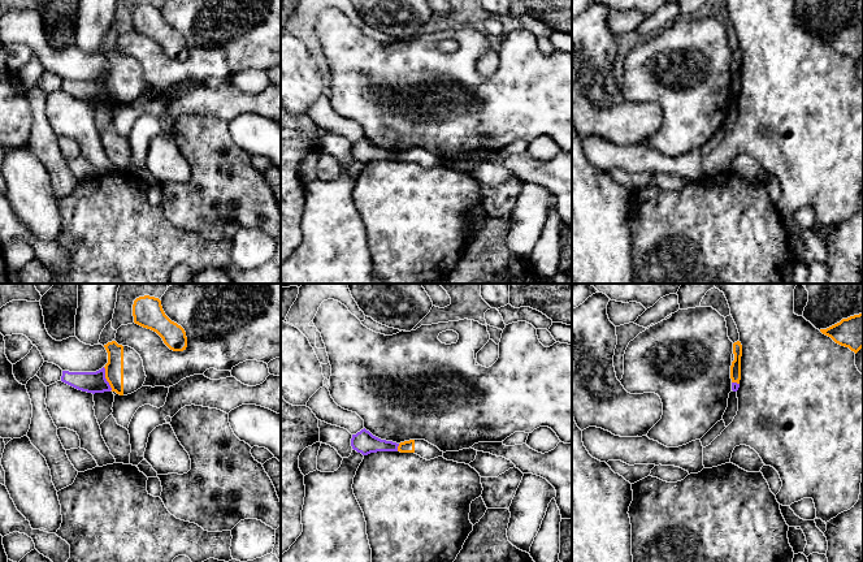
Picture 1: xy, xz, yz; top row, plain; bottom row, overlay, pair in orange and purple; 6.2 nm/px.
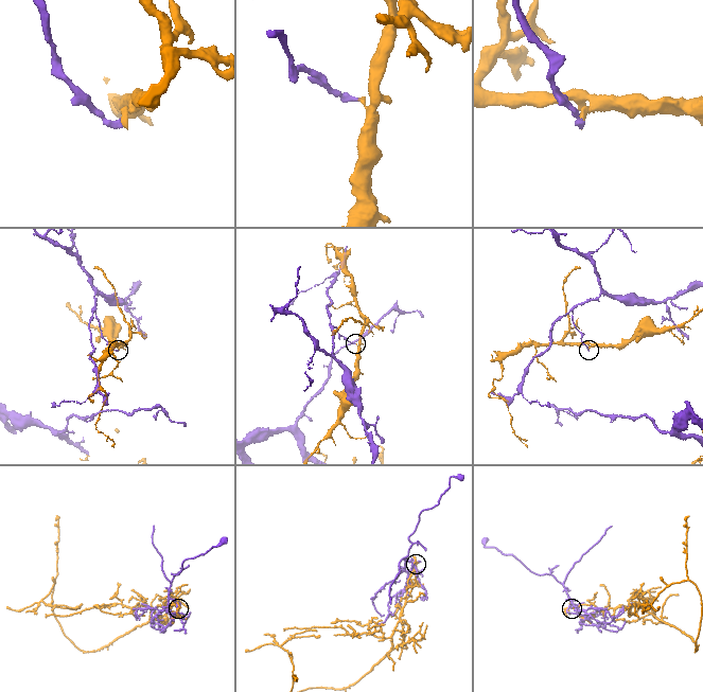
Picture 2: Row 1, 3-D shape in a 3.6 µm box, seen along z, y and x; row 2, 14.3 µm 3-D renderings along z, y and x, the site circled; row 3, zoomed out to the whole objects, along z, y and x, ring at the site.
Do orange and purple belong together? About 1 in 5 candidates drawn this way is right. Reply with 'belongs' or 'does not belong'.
does not belong

